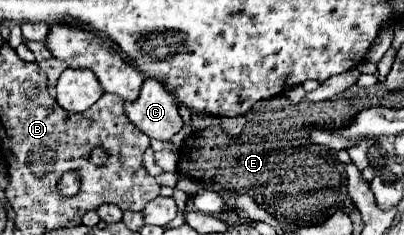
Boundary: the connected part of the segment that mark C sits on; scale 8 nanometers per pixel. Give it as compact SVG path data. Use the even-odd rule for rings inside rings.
M145 79L139 99L135 103L125 103L125 111L131 123L149 139L169 141L183 127L175 97L171 97L157 79Z

